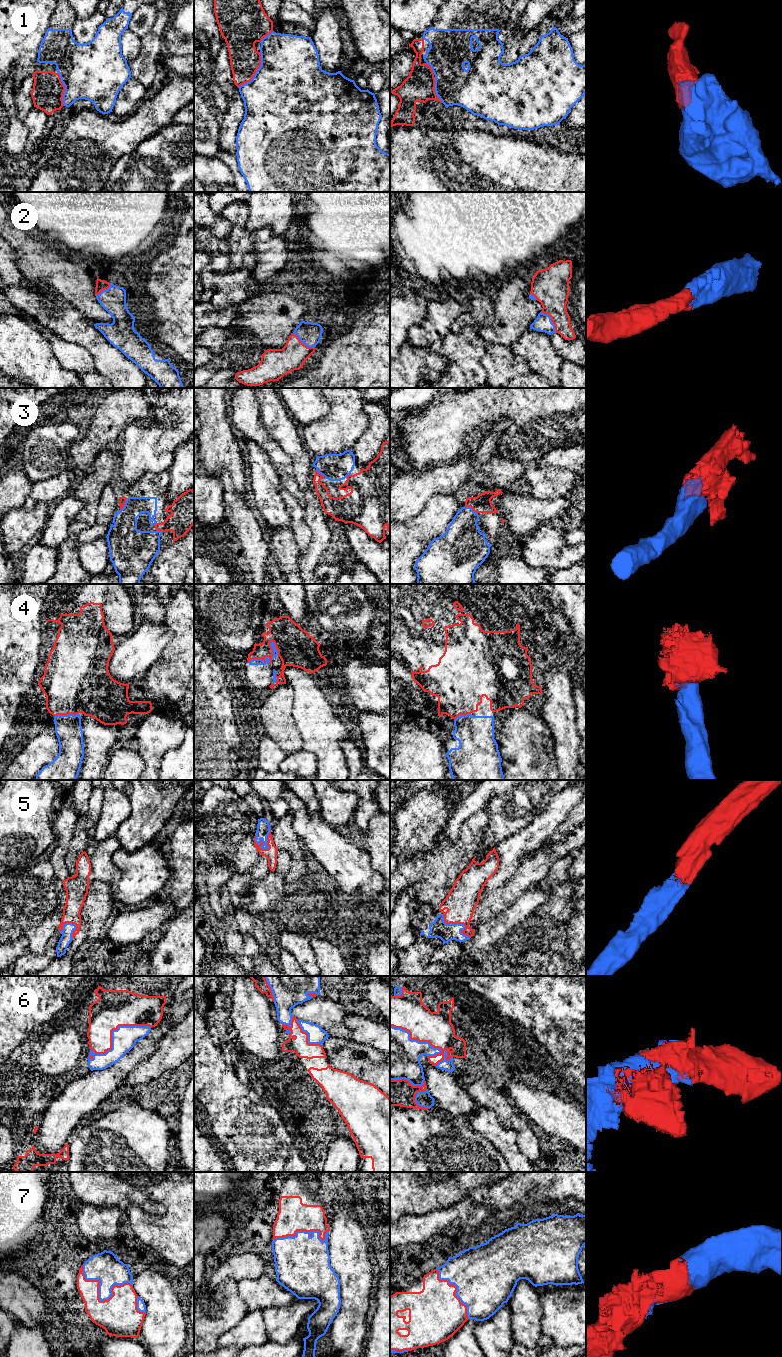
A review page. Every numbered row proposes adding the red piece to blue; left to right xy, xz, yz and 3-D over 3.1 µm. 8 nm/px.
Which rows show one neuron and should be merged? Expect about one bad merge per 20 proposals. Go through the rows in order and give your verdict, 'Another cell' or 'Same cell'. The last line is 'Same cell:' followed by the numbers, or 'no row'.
1: Same cell
2: Same cell
3: Same cell
4: Same cell
5: Same cell
6: Same cell
7: Same cell
Same cell: 1, 2, 3, 4, 5, 6, 7

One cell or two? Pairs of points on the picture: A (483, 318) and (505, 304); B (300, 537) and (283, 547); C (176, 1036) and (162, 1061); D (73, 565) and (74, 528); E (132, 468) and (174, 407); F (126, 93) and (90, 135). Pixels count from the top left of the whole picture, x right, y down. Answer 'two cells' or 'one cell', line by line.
A: two cells
B: two cells
C: one cell
D: one cell
E: one cell
F: two cells

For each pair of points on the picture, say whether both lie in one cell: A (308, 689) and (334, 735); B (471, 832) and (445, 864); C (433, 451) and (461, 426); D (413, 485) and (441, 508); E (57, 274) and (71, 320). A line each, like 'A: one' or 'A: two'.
A: one
B: one
C: one
D: two
E: two

